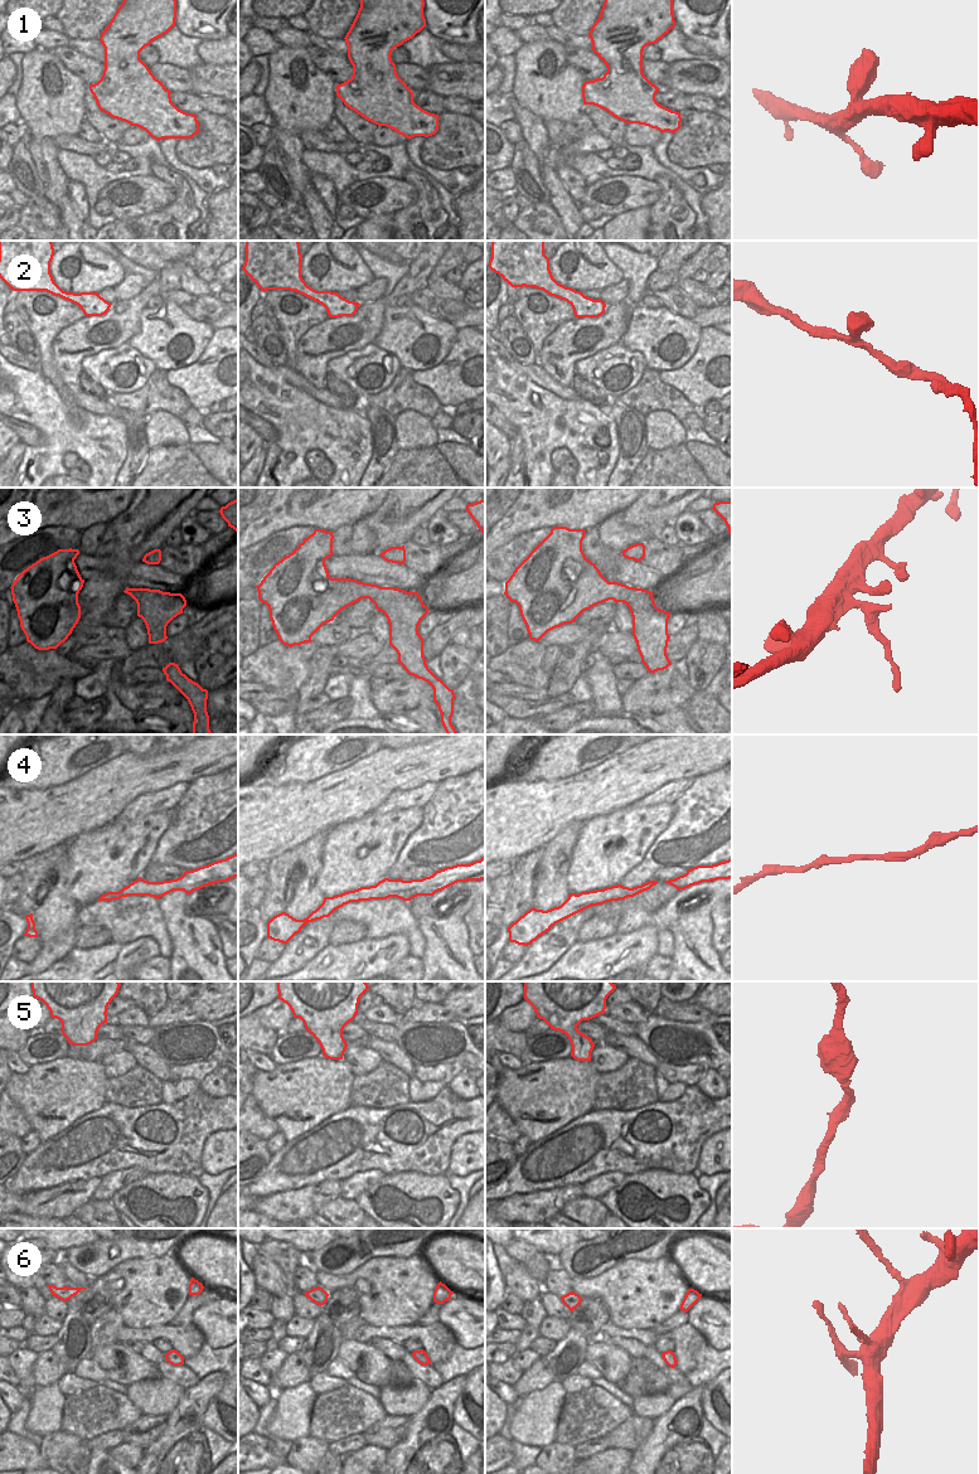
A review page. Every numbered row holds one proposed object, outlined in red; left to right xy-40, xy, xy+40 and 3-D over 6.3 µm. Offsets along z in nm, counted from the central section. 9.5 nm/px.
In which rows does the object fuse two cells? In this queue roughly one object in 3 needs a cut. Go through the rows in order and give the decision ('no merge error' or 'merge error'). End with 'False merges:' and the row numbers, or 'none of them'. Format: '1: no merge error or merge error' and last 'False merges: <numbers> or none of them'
1: no merge error
2: no merge error
3: no merge error
4: no merge error
5: no merge error
6: no merge error
False merges: none of them

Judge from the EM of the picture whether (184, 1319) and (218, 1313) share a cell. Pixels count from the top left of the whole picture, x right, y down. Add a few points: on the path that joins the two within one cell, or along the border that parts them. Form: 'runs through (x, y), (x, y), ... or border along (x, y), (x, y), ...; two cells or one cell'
border along (216, 1299), (198, 1307), (190, 1320); two cells

